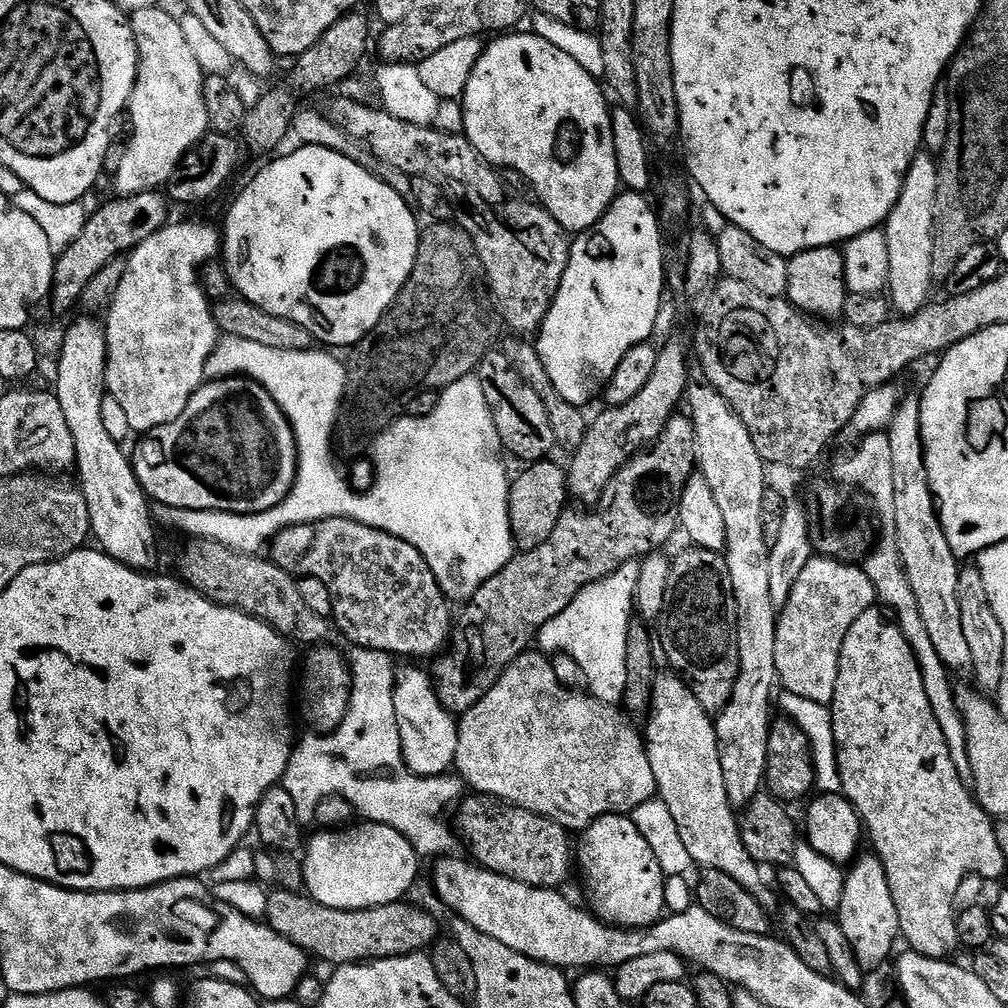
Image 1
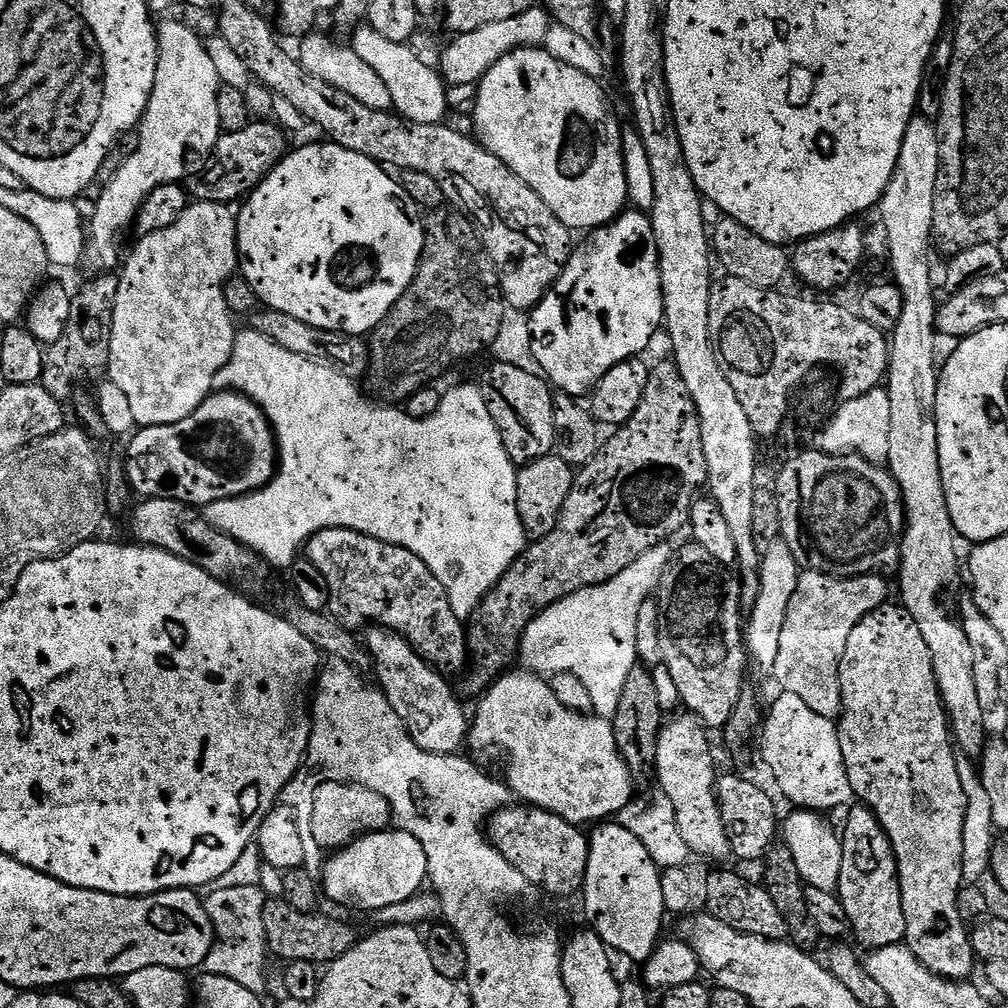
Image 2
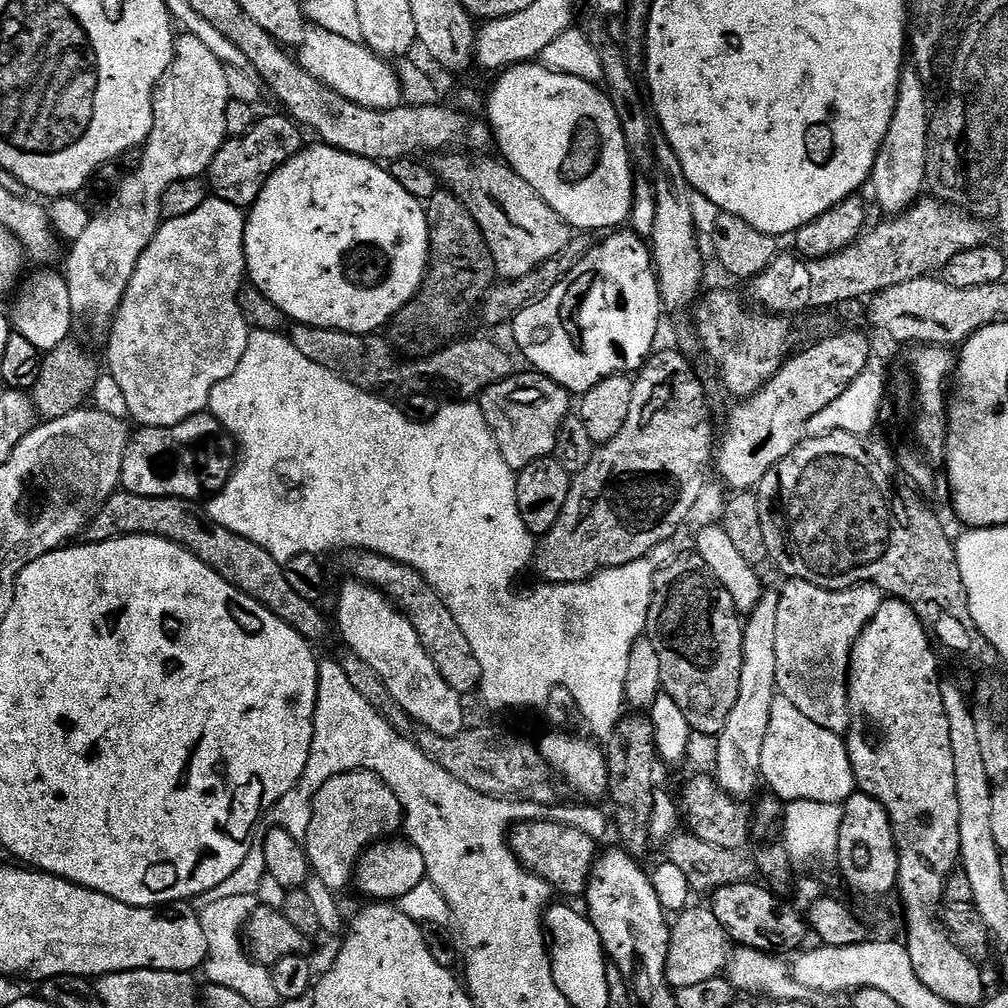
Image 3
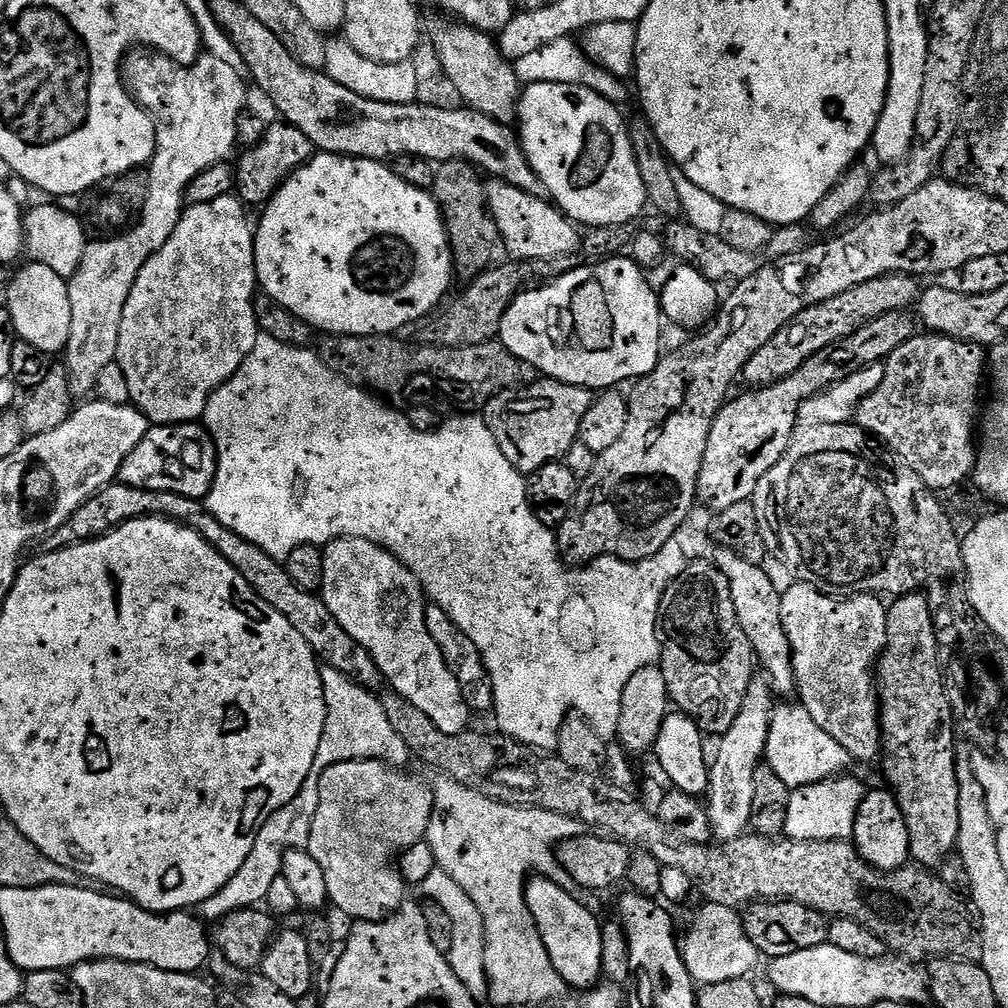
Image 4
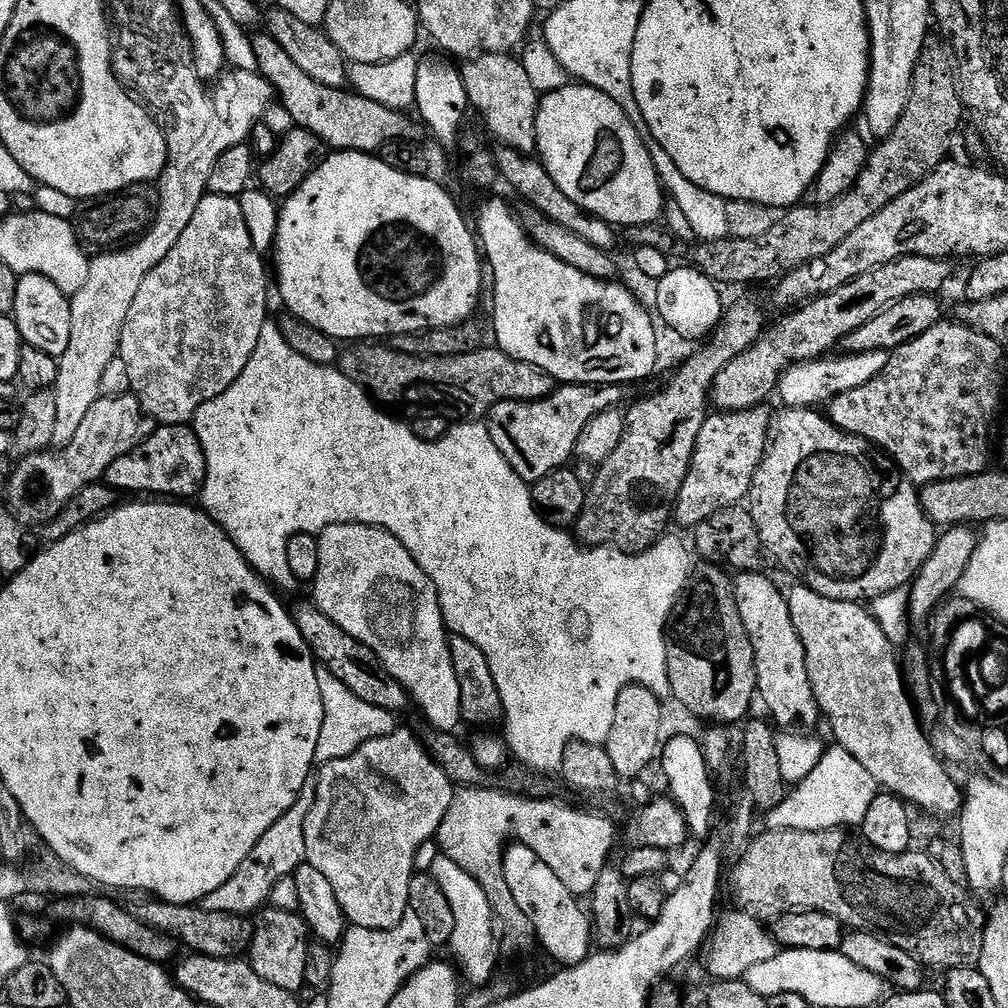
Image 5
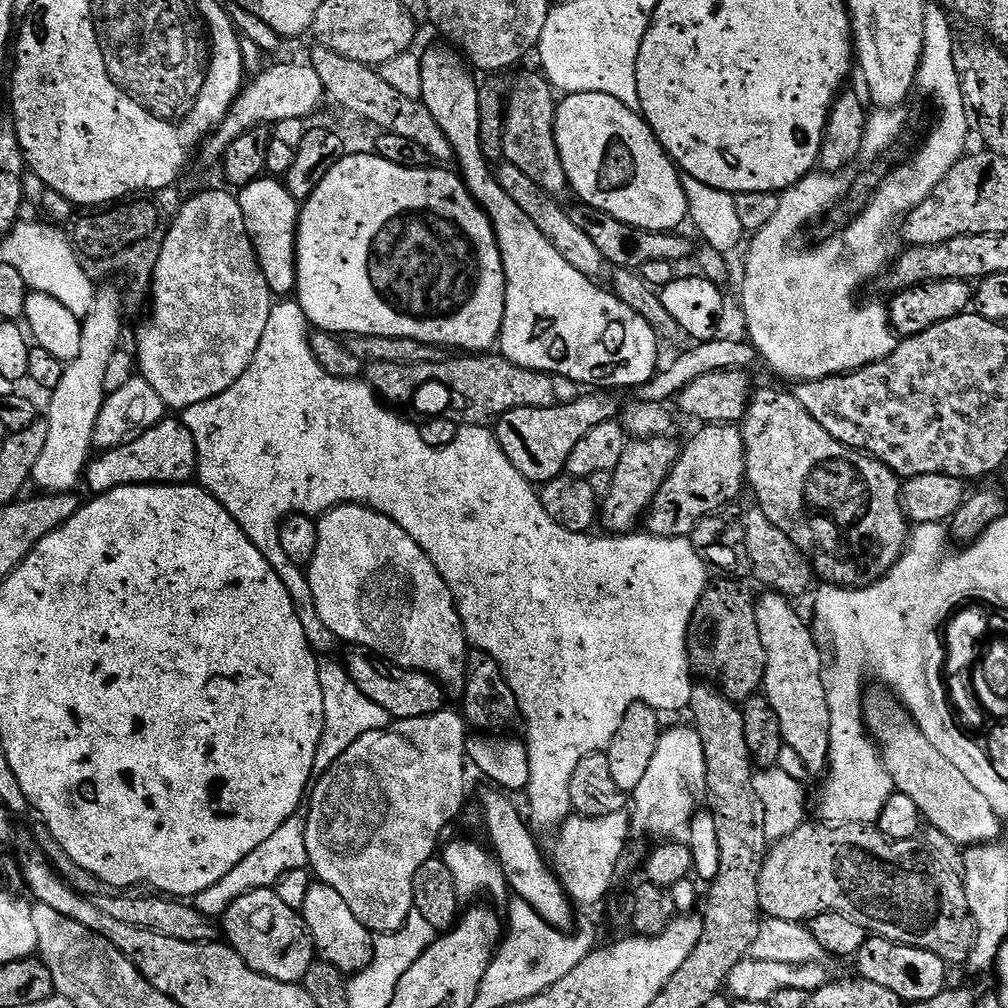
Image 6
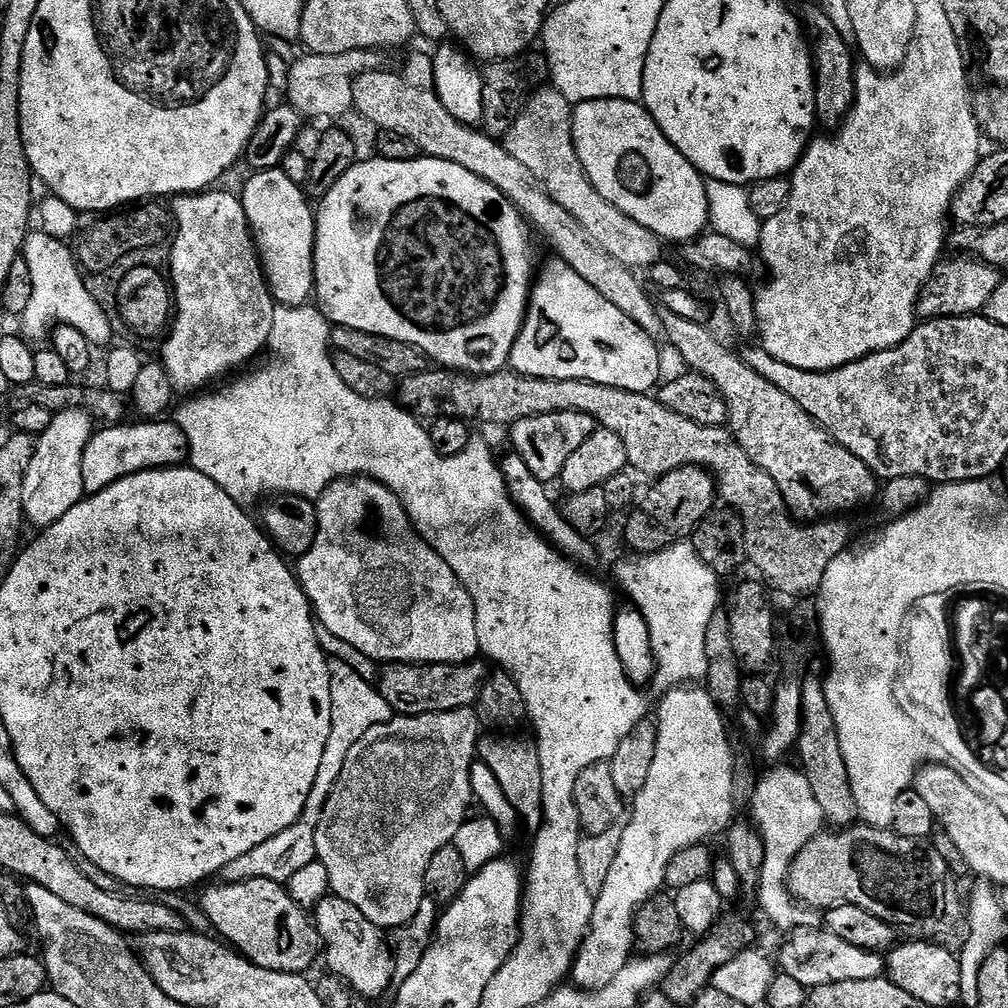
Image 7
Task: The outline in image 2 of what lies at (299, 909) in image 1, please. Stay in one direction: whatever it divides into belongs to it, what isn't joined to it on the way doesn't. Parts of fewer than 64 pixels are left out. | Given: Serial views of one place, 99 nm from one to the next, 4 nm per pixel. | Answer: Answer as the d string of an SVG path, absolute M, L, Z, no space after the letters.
M272 898L267 901L265 906L265 926L267 941L267 951L273 957L281 956L284 962L295 960L305 960L308 963L317 966L327 966L332 961L342 958L342 954L346 954L356 943L357 933L352 933L352 928L344 920L335 920L332 916L320 916L319 911L303 912L302 910L294 910L294 906L290 906L283 898Z

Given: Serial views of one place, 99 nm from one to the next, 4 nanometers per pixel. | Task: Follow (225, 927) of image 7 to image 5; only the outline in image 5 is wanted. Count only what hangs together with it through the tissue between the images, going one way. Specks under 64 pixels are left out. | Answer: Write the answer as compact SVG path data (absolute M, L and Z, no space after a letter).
M266 908L256 919L249 939L249 964L256 974L266 978L266 982L299 993L305 987L306 950L310 943L310 933L303 917L295 912Z

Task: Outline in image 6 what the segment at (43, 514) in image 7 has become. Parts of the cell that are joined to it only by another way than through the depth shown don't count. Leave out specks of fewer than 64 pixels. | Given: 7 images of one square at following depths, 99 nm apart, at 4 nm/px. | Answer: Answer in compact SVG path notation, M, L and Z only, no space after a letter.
M101 287L97 291L96 297L94 298L94 306L90 306L88 313L82 318L82 344L81 349L78 350L78 358L74 358L70 363L64 365L64 373L62 374L62 382L58 382L56 388L51 389L50 396L52 396L52 401L48 404L48 413L46 413L46 419L48 421L48 433L46 434L46 447L42 449L42 455L38 457L38 462L34 466L32 471L31 483L33 485L37 484L41 489L39 490L44 494L55 494L57 492L70 492L73 491L77 486L76 483L81 483L82 477L85 475L86 469L88 467L88 462L90 459L90 451L92 447L92 435L94 434L94 426L98 422L98 414L102 410L104 405L104 397L106 395L104 391L104 383L106 382L106 365L110 363L110 358L114 358L114 354L121 347L120 335L124 332L124 308L120 305L120 292L116 288L103 288Z

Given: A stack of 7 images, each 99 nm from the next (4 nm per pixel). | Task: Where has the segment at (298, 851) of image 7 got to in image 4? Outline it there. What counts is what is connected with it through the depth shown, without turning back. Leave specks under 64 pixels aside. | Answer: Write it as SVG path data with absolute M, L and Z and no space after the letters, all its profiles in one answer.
M327 666L321 667L320 677L326 698L326 726L322 742L318 742L318 758L314 758L312 773L291 802L261 823L254 838L254 850L250 850L250 858L242 862L238 874L234 874L234 878L230 878L230 882L226 882L226 886L222 886L218 894L210 894L206 902L199 904L198 916L201 921L218 922L223 916L229 916L243 908L264 904L270 885L274 883L274 878L280 876L284 855L292 848L308 847L314 810L318 810L320 776L327 768L351 760L380 760L393 766L407 765L407 760L410 760L406 742L402 742L402 738L398 738L394 731L394 726L390 726L390 718L386 718L386 710L382 710L379 695L356 684L346 674Z

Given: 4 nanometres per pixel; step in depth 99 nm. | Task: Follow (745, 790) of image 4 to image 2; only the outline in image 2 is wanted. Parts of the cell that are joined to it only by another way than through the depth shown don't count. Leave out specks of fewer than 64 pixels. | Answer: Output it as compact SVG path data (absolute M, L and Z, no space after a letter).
M775 540L770 549L762 554L760 562L760 589L758 590L758 598L750 606L752 618L746 624L746 647L751 663L753 665L757 664L766 674L774 673L774 662L778 662L778 642L782 639L782 626L786 623L786 610L790 610L790 598L794 598L794 590L800 581L801 571L800 565L797 564L784 540Z

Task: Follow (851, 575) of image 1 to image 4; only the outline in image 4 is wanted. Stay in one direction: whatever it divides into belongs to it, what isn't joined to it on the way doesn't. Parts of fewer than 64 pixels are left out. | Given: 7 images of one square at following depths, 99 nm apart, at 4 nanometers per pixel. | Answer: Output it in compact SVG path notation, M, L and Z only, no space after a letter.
M792 582L787 589L783 589L780 597L782 606L782 626L786 638L790 642L792 651L792 665L794 666L794 678L796 679L795 695L798 697L798 703L807 710L809 717L822 728L826 730L835 742L842 746L843 750L849 752L853 761L872 760L881 755L882 752L882 733L880 731L880 701L878 699L878 689L876 686L875 671L880 655L884 652L884 647L888 645L888 608L883 604L881 597L876 594L857 594L854 596L828 596L824 592L819 592L812 584L802 584Z

